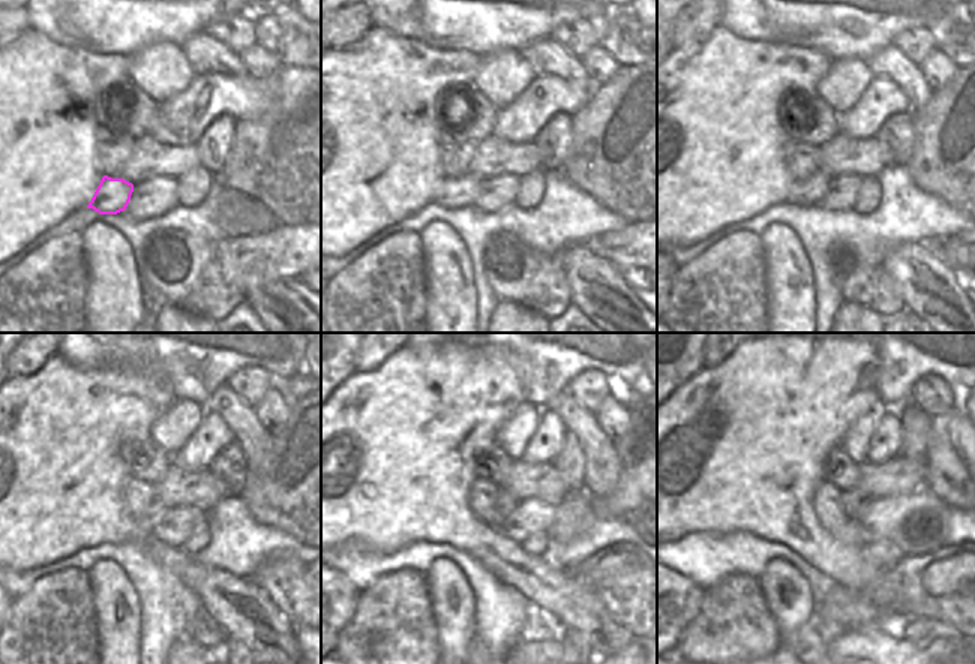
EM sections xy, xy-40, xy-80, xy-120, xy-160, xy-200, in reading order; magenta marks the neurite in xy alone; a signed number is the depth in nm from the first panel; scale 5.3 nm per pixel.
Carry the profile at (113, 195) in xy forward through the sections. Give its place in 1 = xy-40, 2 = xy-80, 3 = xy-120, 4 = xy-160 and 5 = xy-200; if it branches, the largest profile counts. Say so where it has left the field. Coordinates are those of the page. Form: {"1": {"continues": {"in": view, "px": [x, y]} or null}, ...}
{"1": {"continues": {"in": "xy-40", "px": [453, 192]}}, "2": {"continues": {"in": "xy-80", "px": [810, 191]}}, "3": {"continues": {"in": "xy-120", "px": [143, 525]}}, "4": {"continues": {"in": "xy-160", "px": [506, 504]}}, "5": {"continues": {"in": "xy-200", "px": [851, 502]}}}

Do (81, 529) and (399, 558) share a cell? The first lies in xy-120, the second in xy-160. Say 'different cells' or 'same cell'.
different cells

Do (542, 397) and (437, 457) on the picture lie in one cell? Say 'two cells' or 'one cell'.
two cells

